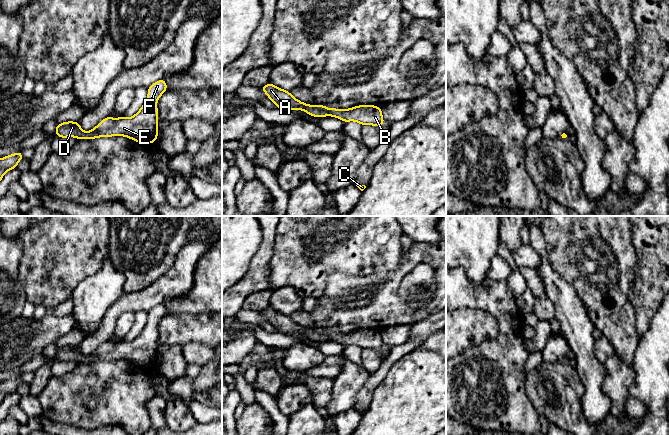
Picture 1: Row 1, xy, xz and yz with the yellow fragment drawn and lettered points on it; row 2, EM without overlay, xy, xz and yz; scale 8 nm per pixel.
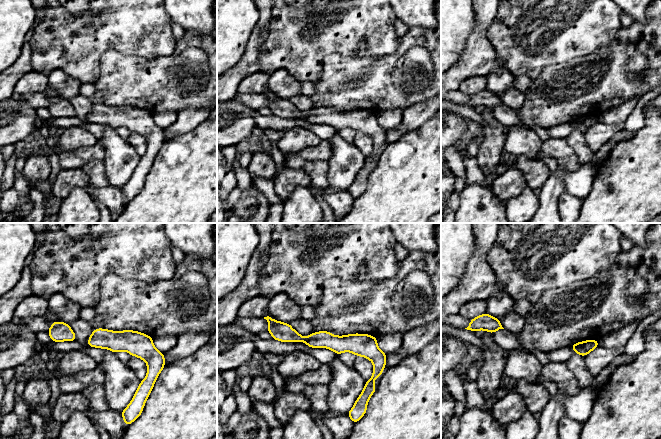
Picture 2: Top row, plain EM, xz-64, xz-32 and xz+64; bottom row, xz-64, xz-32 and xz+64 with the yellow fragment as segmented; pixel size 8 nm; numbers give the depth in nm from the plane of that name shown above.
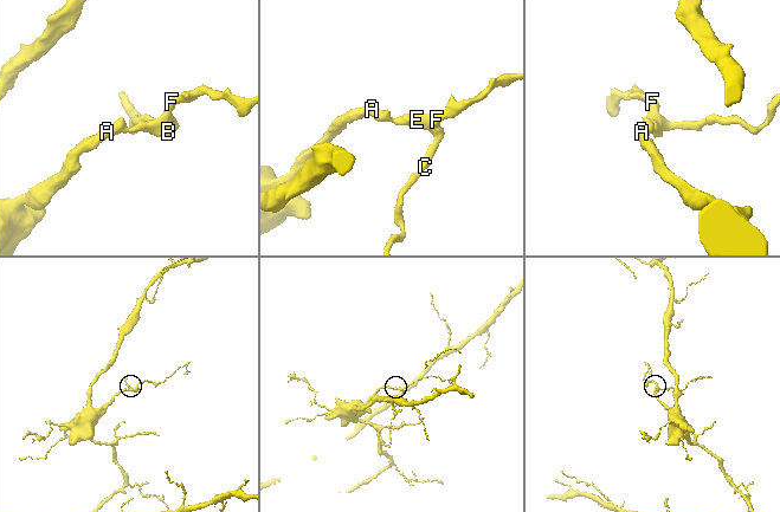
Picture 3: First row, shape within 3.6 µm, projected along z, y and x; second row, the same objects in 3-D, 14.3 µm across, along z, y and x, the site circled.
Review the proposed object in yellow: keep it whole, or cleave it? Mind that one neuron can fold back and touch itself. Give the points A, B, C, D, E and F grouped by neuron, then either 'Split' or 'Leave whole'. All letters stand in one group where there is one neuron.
Groups: A B C D E F. Leave whole

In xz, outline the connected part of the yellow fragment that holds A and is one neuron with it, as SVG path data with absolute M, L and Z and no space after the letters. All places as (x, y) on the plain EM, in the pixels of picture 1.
M271 307L260 312L277 332L290 335L292 333L302 334L310 340L324 341L332 340L344 346L356 345L363 349L381 350L384 348L382 334L375 329L359 329L346 334L330 332L325 329L309 329L297 324L290 316L280 313Z

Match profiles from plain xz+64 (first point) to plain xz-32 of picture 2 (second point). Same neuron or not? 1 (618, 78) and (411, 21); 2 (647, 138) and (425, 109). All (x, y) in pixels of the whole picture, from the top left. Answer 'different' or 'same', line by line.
1: different
2: different

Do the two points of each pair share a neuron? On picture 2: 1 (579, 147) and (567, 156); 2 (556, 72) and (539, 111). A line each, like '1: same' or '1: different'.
1: different
2: same

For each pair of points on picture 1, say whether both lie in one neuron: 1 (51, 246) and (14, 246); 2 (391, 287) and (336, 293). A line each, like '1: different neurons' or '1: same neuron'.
1: different neurons
2: same neuron

